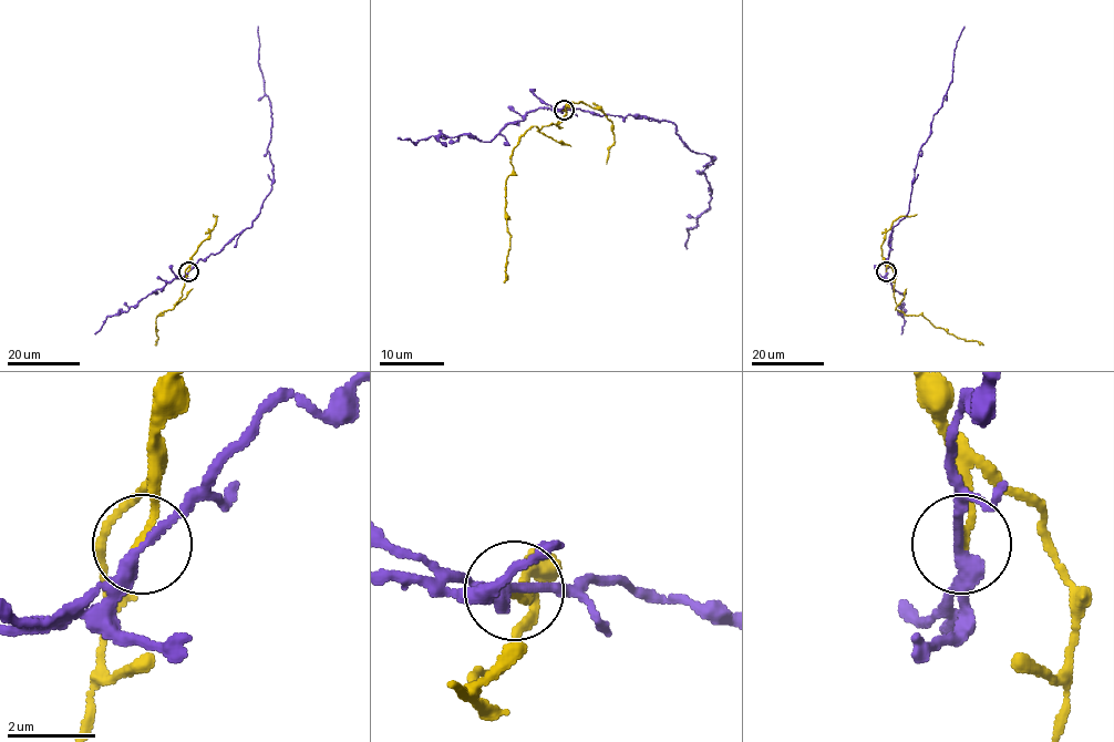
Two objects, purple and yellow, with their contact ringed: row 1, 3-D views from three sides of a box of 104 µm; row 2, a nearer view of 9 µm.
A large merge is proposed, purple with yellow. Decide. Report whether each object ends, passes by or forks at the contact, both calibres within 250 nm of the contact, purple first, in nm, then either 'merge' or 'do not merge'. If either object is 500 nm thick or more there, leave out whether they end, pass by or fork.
purple passes by; yellow ends there; 280 nm thick on the purple side, 140 nm on the other; do not merge

